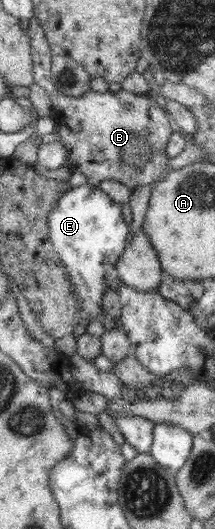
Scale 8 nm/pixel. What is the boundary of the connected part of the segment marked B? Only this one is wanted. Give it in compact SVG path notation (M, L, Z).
M35 16L29 20L29 26L25 32L30 39L34 83L41 86L51 99L53 128L58 133L60 143L67 151L67 158L65 158L67 167L73 171L79 169L91 185L98 185L103 180L115 180L135 190L138 187L151 185L155 181L162 180L169 170L167 164L171 158L167 154L167 145L169 145L169 139L173 135L173 130L171 130L169 114L165 111L161 99L150 94L130 93L123 89L117 92L107 91L106 93L90 90L81 97L63 94L56 89L50 79L53 53L46 40L42 25L38 19L35 19Z

